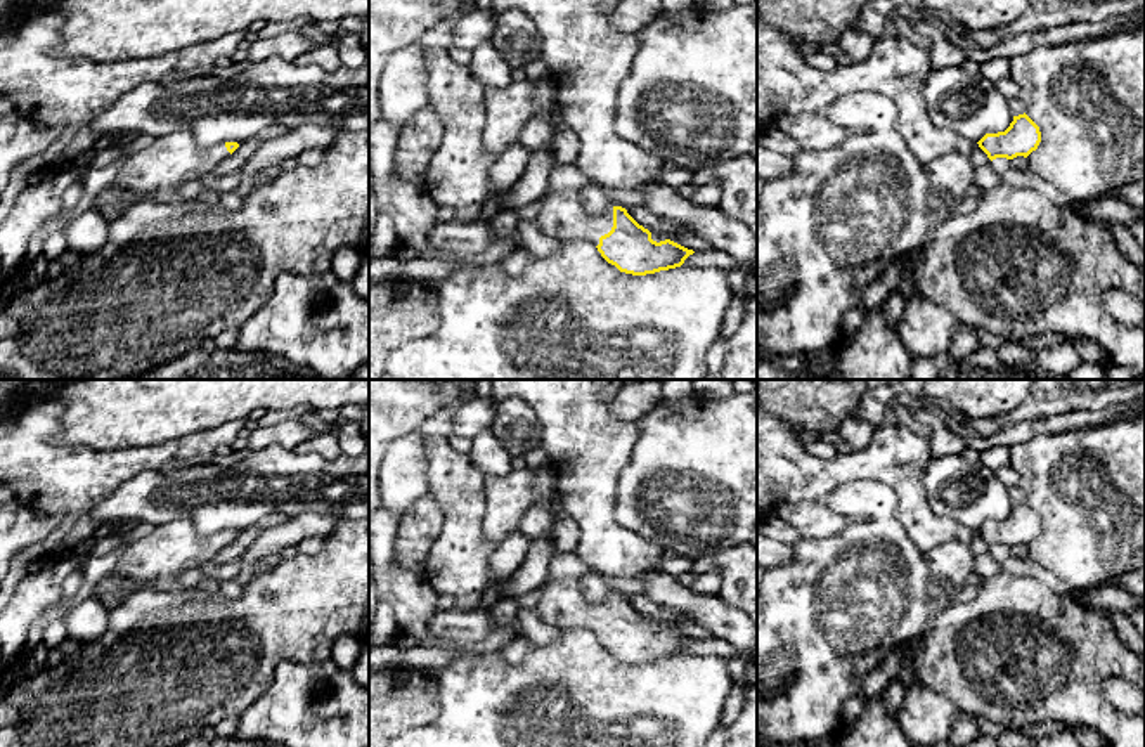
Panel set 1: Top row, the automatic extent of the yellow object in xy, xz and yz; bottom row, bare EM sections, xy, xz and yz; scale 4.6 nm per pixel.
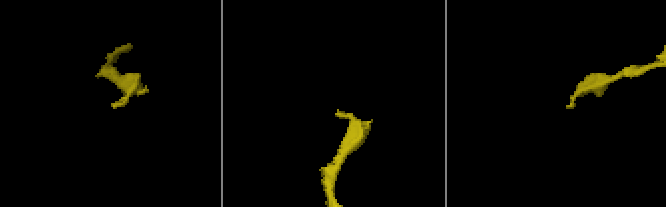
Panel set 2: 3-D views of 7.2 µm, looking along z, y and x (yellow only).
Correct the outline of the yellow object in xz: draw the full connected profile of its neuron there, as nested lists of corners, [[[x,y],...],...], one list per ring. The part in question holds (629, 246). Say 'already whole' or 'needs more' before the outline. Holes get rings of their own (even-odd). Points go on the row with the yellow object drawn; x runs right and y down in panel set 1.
needs more | [[[572,189],[546,191],[530,222],[547,237],[594,244],[608,263],[632,276],[681,267],[695,253],[670,239],[653,241],[622,206],[592,215]]]

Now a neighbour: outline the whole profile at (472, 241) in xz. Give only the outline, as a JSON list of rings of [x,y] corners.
[[[492,220],[440,222],[428,234],[428,244],[417,258],[445,262],[456,267],[473,262],[490,262],[509,255],[518,246],[508,237],[494,236]]]

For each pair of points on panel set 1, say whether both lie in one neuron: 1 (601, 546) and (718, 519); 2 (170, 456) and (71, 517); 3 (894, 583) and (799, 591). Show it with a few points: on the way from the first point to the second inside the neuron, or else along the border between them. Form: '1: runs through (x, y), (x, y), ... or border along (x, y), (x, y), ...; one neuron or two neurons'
1: border along (612, 512), (621, 524), (652, 539), (666, 553); two neurons
2: runs through (144, 458), (118, 465), (92, 491); one neuron
3: runs through (870, 584), (863, 591), (823, 591); one neuron

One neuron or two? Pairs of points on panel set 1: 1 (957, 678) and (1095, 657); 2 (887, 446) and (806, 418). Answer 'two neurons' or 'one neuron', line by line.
1: one neuron
2: two neurons

